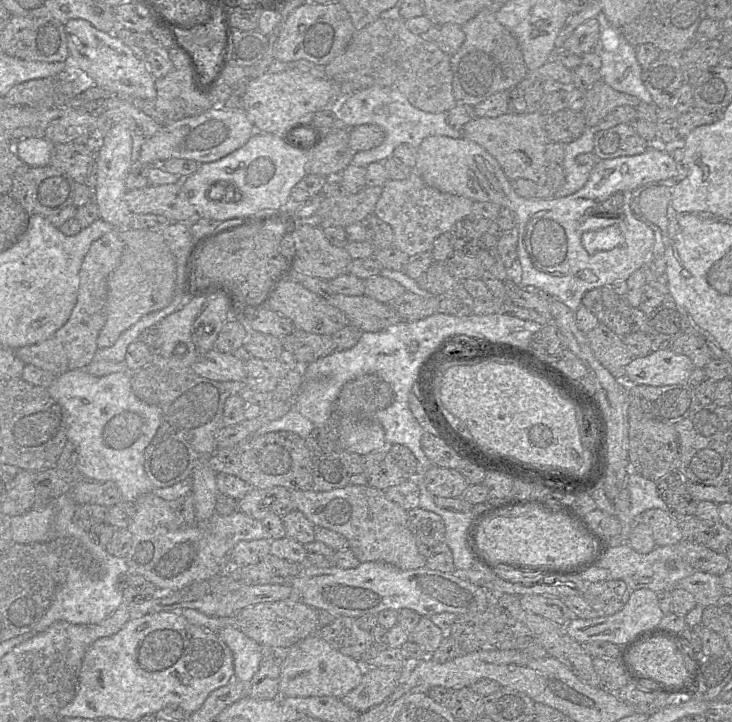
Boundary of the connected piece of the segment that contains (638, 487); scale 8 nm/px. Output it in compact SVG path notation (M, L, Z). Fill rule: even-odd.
M630 470L626 478L626 488L630 494L630 509L633 518L639 519L641 514L649 509L668 511L666 503L658 494L656 482Z

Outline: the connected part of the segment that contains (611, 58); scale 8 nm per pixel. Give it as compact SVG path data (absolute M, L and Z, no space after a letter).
M602 12L596 19L599 22L599 37L593 51L601 59L598 70L600 80L616 91L652 104L652 97L641 79L643 67L636 59L635 47L625 40L620 28L612 25Z

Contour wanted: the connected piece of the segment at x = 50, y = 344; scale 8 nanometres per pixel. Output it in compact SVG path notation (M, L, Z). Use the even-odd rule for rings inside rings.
M115 228L94 241L80 268L77 302L68 321L50 338L14 349L15 355L25 364L50 371L56 376L71 370L85 370L98 348L97 338L106 322L108 280L118 266L123 250L119 230Z

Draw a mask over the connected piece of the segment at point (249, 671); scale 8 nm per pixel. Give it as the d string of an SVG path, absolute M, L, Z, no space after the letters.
M234 625L223 628L218 635L232 651L234 676L250 683L263 660L262 647Z

